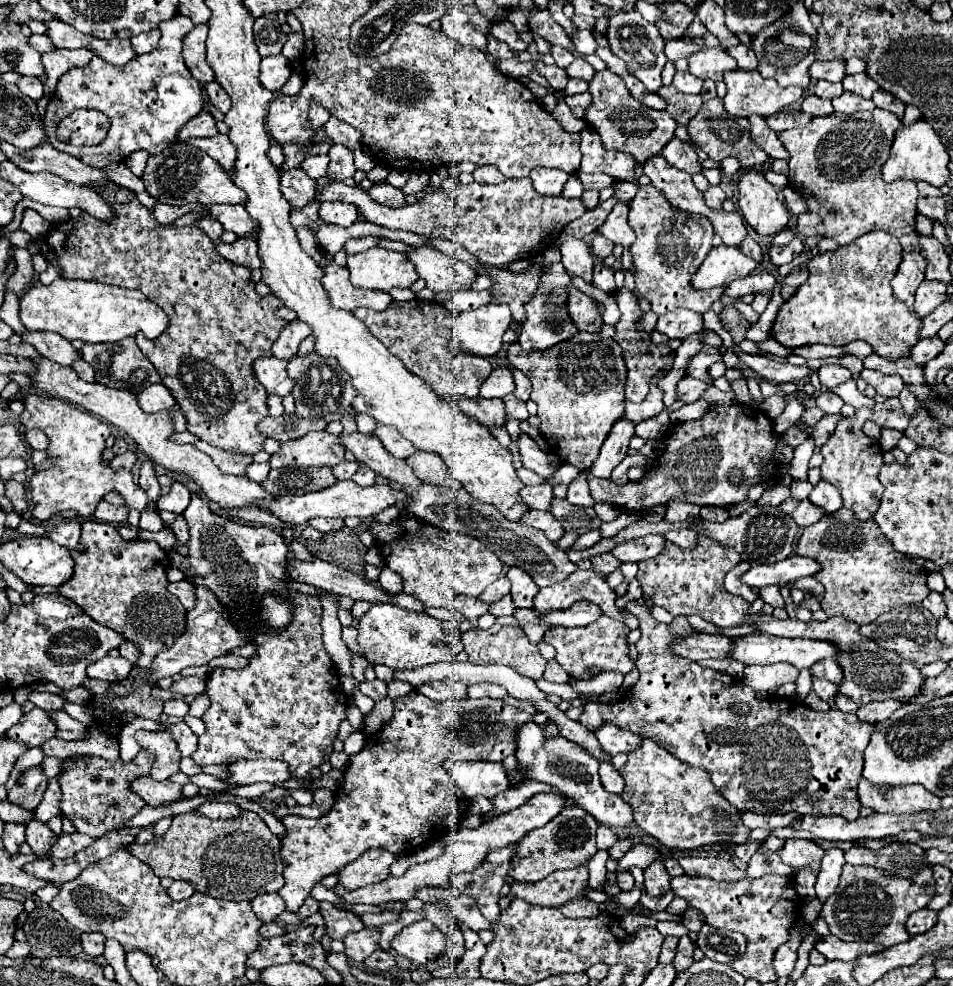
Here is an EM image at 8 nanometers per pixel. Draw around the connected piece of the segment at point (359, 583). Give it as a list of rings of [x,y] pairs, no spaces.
[[[286,560],[286,574],[296,580],[296,582],[304,582],[304,584],[312,584],[316,588],[322,588],[326,592],[332,592],[332,594],[338,594],[338,596],[350,596],[354,600],[366,600],[366,602],[392,602],[396,606],[402,606],[402,608],[410,608],[414,612],[422,612],[424,610],[424,604],[422,602],[416,602],[416,598],[408,596],[408,594],[392,594],[388,596],[388,592],[384,592],[382,588],[378,586],[372,586],[372,582],[360,578],[358,574],[350,572],[350,570],[344,570],[344,568],[338,568],[334,564],[328,564],[324,560],[312,560],[312,562],[302,562],[302,560]]]

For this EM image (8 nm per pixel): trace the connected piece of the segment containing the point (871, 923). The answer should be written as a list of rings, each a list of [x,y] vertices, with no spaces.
[[[844,864],[838,890],[832,894],[832,898],[828,898],[828,902],[824,902],[822,916],[828,922],[830,932],[844,942],[872,938],[874,944],[892,946],[910,940],[910,934],[906,932],[908,916],[926,908],[934,894],[934,872],[930,864],[924,864],[912,878],[892,876],[876,866]]]

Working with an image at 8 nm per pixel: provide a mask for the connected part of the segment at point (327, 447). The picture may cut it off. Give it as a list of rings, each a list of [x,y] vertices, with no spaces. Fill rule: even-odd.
[[[312,432],[304,438],[284,442],[280,450],[270,458],[272,468],[282,466],[336,466],[344,460],[346,448],[340,444],[338,436],[328,432]]]

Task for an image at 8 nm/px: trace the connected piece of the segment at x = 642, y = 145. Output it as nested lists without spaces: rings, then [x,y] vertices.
[[[610,70],[596,72],[590,90],[592,104],[586,108],[586,122],[588,126],[600,134],[600,140],[606,150],[618,150],[634,156],[636,164],[644,164],[648,158],[660,154],[660,150],[674,138],[676,122],[666,110],[652,110],[642,108],[642,104],[632,98],[624,80]]]

